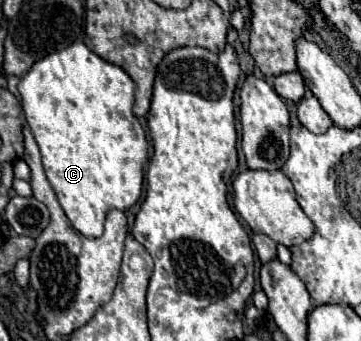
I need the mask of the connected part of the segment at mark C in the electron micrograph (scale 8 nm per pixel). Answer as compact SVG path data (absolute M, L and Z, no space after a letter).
M73 43L63 51L51 53L37 61L19 81L25 119L39 145L45 175L59 199L61 209L73 229L83 237L95 239L103 235L103 221L111 209L127 211L141 195L143 165L147 161L147 139L141 123L133 115L135 83L117 65L107 63L87 49L85 43Z

